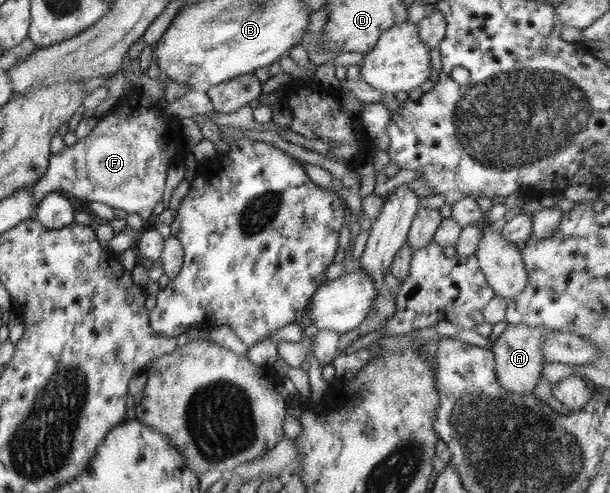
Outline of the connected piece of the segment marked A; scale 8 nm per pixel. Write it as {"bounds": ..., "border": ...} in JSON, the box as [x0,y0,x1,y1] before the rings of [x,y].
{"bounds":[489,324,555,394],"border":[[[511,324],[489,347],[494,352],[495,376],[501,388],[511,394],[531,394],[537,386],[544,358],[540,346],[544,336],[555,330],[544,326],[529,326],[525,324]]]}

